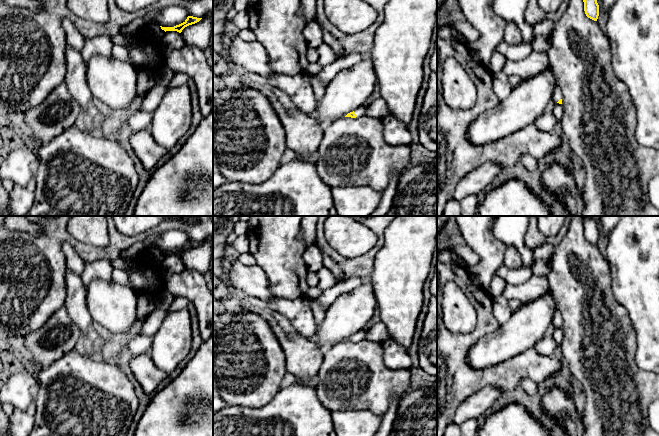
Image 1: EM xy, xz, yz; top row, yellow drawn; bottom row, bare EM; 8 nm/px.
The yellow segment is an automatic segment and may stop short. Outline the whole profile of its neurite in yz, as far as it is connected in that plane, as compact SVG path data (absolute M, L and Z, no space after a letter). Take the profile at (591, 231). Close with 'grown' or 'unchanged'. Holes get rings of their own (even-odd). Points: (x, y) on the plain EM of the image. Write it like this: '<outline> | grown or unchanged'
M581 216L584 221L584 235L588 242L597 245L599 240L599 229L590 216Z | unchanged

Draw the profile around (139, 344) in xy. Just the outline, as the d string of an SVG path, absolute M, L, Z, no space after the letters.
M135 334L131 341L128 343L128 350L134 355L139 355L144 352L150 352L153 337L146 335Z

